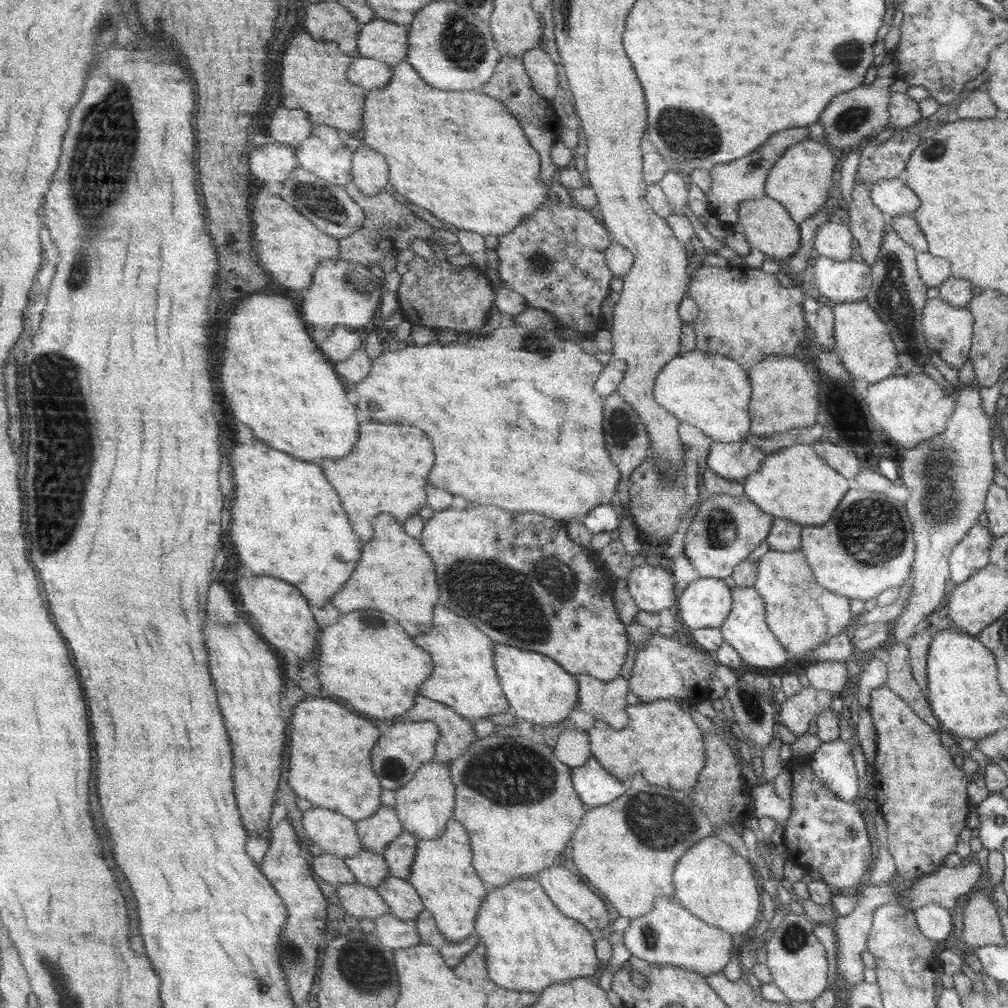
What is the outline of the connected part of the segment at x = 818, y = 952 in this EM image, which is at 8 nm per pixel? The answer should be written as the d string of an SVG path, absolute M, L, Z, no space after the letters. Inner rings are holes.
M787 911L786 917L769 937L766 950L769 971L773 984L785 994L790 1001L797 1003L812 1002L830 987L826 981L828 961L824 945L814 935L816 924L805 915L796 915Z

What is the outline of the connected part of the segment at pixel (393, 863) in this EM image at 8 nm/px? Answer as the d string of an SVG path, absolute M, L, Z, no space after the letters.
M408 829L395 840L385 852L391 874L409 879L419 852L419 838Z

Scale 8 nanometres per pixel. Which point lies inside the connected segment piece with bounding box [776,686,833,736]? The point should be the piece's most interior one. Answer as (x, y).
(796, 713)

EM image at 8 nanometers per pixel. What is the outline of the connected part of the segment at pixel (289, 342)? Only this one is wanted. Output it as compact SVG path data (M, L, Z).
M254 294L254 296L248 296L246 300L243 298L241 302L238 302L233 314L234 316L229 318L228 327L226 327L226 338L221 349L220 363L223 366L221 370L222 385L224 390L227 391L227 398L230 400L228 405L234 416L238 420L246 422L248 426L252 426L254 434L260 440L264 440L270 446L276 446L278 450L283 450L288 454L296 454L296 458L304 458L306 462L316 462L316 464L322 466L326 458L346 458L348 454L352 454L358 440L360 440L360 420L358 420L358 414L356 414L360 407L350 402L350 398L348 398L349 390L346 390L346 384L342 382L342 378L338 374L337 364L334 364L334 361L330 362L319 344L312 340L312 334L310 334L304 318L298 310L298 303L294 304L292 298L280 296L280 294Z

